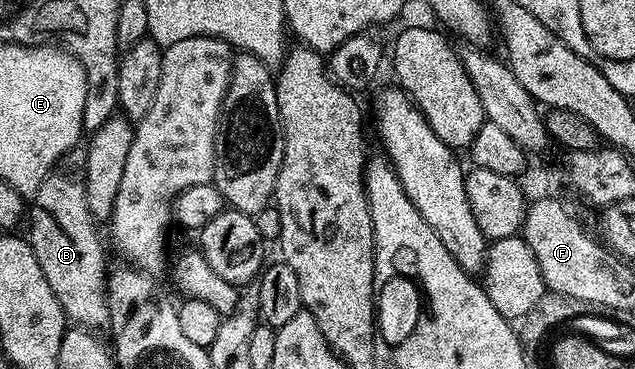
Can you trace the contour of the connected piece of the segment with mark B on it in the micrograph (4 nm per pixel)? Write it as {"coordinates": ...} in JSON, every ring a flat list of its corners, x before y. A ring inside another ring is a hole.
{"coordinates":[[58,170,40,180,29,204,31,236,29,243,49,290,63,307,63,315,72,325,88,330,100,330,113,320,107,305,107,278,109,263,103,257,97,221,86,205,84,181,77,175,66,176]]}

